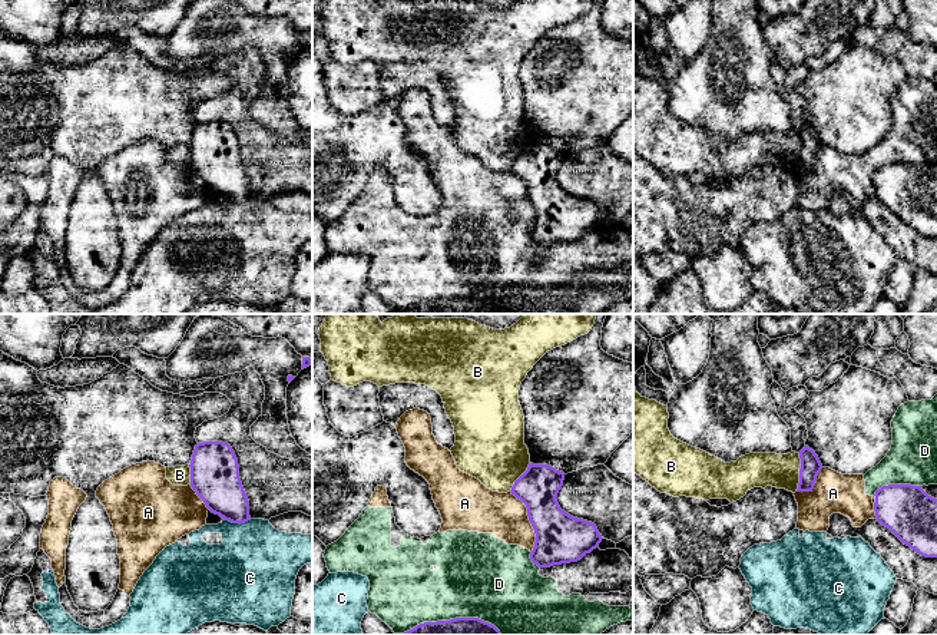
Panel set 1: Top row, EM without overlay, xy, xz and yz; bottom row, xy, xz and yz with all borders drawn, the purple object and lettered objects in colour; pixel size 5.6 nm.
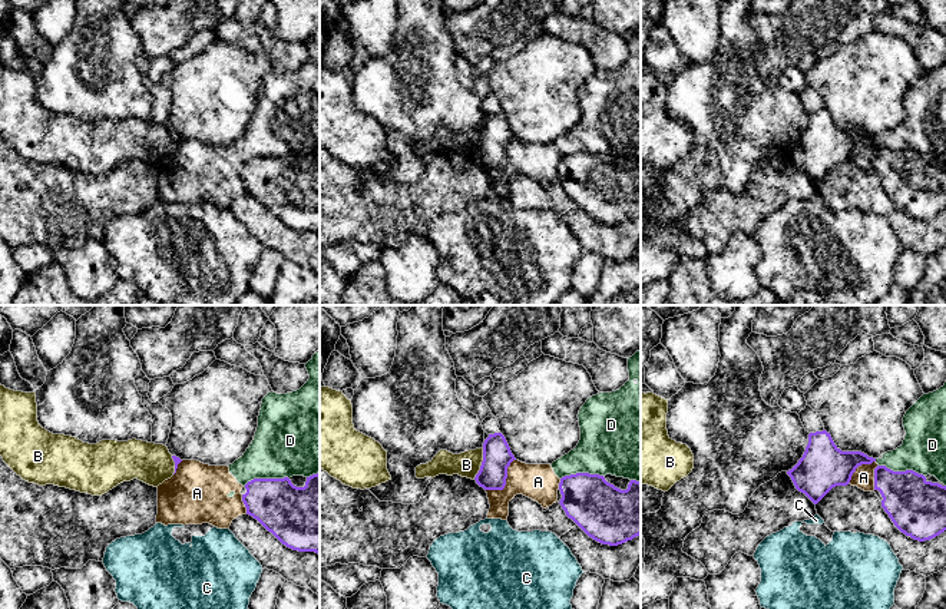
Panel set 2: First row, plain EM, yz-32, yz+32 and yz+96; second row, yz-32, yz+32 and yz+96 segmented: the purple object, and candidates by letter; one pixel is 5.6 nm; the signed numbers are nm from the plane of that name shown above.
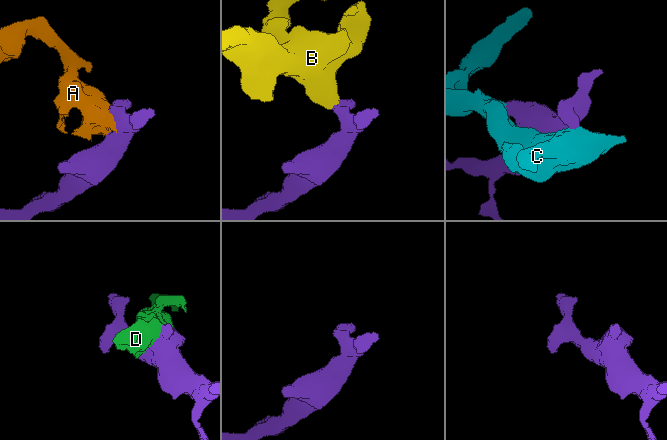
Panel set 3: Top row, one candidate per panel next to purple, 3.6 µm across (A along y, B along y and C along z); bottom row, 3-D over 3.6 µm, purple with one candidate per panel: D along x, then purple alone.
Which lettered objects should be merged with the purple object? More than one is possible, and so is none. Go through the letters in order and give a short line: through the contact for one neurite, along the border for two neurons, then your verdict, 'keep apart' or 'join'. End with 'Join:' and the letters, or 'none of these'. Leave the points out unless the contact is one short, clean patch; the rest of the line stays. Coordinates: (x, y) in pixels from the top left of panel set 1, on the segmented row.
A: keep apart
B: line yz (800, 453), (800, 482), (795, 490); keep apart
C: keep apart
D: keep apart
Join: none of these

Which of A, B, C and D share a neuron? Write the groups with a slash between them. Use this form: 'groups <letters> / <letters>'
groups A D / B / C

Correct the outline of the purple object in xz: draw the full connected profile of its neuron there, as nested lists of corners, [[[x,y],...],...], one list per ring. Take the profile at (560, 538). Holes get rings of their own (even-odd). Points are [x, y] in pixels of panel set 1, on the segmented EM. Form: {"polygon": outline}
{"polygon": [[[530,463],[510,490],[527,507],[536,533],[530,559],[539,568],[577,562],[603,539],[595,523],[560,509],[556,497],[563,480],[563,472]]]}

